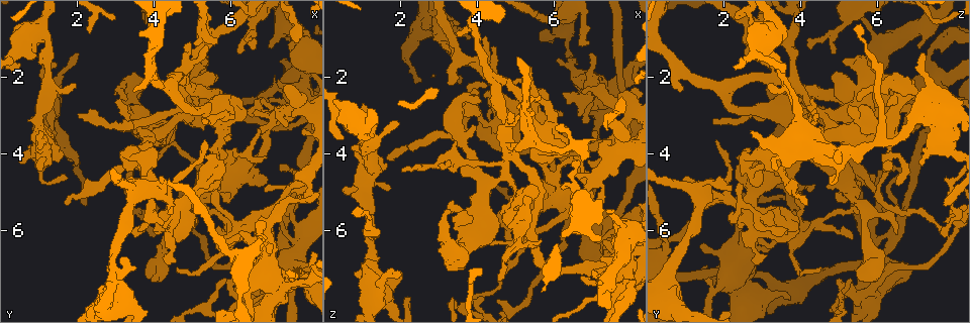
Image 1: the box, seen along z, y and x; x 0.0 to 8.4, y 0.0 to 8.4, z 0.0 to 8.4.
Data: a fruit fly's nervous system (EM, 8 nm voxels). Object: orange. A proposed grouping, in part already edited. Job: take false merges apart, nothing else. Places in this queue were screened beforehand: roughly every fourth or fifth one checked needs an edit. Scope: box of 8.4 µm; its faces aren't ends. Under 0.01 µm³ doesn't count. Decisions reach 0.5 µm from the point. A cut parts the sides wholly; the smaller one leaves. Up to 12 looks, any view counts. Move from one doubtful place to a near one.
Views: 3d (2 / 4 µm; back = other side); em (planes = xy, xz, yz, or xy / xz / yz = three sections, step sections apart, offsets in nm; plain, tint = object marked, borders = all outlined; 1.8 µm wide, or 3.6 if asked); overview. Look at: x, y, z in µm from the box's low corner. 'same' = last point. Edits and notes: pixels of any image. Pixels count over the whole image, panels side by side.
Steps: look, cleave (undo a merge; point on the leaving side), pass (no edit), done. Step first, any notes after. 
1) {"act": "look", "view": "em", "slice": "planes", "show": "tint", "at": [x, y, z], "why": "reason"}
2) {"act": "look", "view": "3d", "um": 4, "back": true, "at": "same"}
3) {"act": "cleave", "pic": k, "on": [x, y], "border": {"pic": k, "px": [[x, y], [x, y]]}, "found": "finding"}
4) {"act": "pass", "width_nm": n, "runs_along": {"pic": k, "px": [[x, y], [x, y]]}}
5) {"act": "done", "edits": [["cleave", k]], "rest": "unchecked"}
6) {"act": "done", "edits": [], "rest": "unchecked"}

{"act": "look", "view": "3d", "um": 4, "at": [3.65, 4.05, 2.55], "why": "calibre changes"}

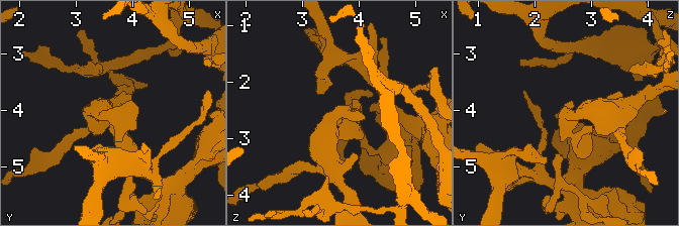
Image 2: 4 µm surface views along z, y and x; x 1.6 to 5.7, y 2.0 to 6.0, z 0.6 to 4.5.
{"act": "look", "view": "em", "slice": "planes", "show": "tint", "at": [3.60, 4.05, 2.55], "why": "shape alone is not enough"}

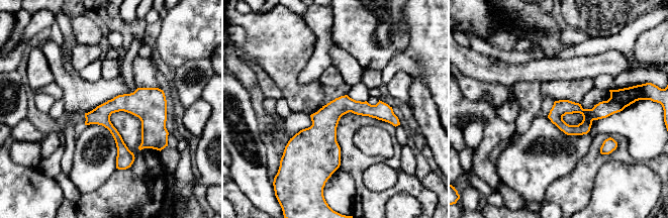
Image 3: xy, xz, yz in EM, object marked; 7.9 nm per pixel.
{"act": "pass", "runs_along": {"pic": 3, "px": [[623, 105], [551, 116]]}, "found": "all the same neuron"}

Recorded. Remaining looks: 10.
{"act": "look", "view": "em", "slice": "yz", "step": 8, "show": "tint", "at": [4.95, 2.30, 4.00]}

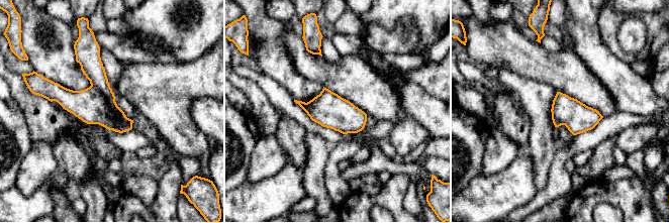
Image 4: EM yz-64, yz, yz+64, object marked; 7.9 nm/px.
{"act": "look", "view": "em", "slice": "xy", "step": 8, "show": "tint", "at": "same", "why": "another direction"}

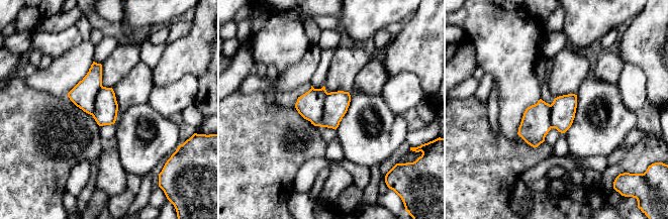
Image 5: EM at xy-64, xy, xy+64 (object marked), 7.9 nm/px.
{"act": "pass", "found": "all the same neuron"}

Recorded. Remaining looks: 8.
{"act": "look", "view": "3d", "um": 4, "at": [1.15, 1.60, 3.30], "why": "four or more arms meet"}

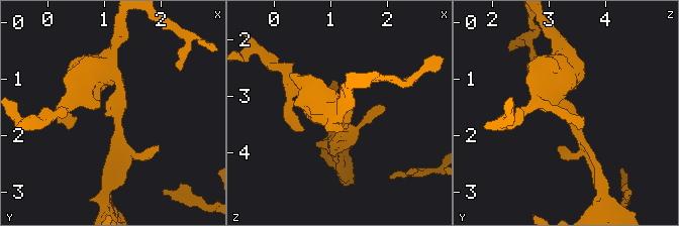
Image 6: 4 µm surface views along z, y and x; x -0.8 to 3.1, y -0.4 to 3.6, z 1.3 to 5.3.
{"act": "look", "view": "em", "slice": "planes", "show": "tint", "at": [1.20, 1.60, 3.25], "arms": 4, "why": "need the tissue"}

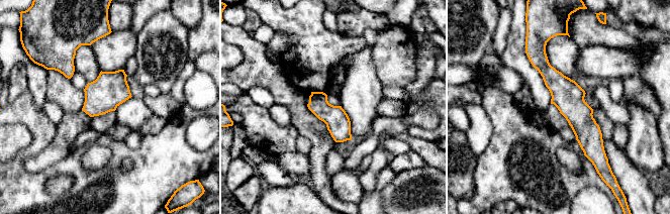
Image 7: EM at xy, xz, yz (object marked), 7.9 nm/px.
{"act": "pass", "runs_along": {"pic": 7, "px": [[539, 51], [594, 157]]}, "found": "continuous, no second neuron"}

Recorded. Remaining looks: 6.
{"act": "look", "view": "em", "slice": "planes", "show": "tint", "at": [7.60, 2.15, 7.55], "why": "three arms meet"}

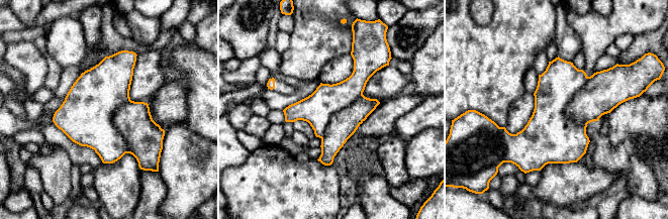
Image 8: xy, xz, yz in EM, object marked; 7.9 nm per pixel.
{"act": "cleave", "pic": 8, "on": [549, 127], "found": "two neurons meet here"}

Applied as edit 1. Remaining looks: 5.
{"act": "done", "edits": [["cleave", 8]], "rest": "unchecked"}

